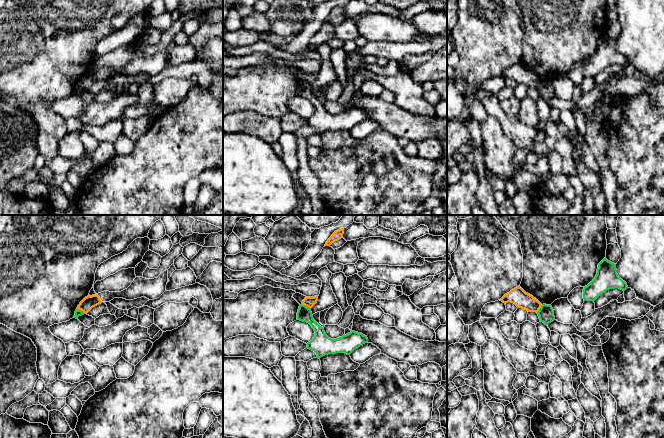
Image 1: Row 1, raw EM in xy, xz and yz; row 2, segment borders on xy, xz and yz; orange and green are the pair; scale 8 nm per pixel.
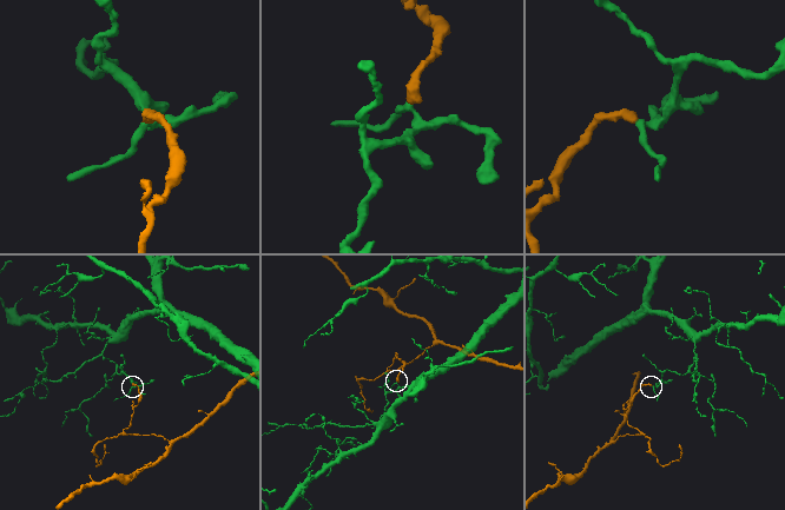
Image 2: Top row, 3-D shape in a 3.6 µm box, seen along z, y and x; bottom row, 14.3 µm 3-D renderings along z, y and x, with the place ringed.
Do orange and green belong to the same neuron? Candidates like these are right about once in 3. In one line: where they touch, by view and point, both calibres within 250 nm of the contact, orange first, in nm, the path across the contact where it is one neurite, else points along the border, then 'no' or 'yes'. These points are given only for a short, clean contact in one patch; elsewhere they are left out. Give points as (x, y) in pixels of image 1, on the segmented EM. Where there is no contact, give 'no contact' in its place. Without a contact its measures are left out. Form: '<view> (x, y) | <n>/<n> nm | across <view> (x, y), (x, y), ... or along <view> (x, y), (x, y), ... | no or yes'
xz (306, 305) | 80/120 nm | along xz (302, 304), (310, 309) | no

